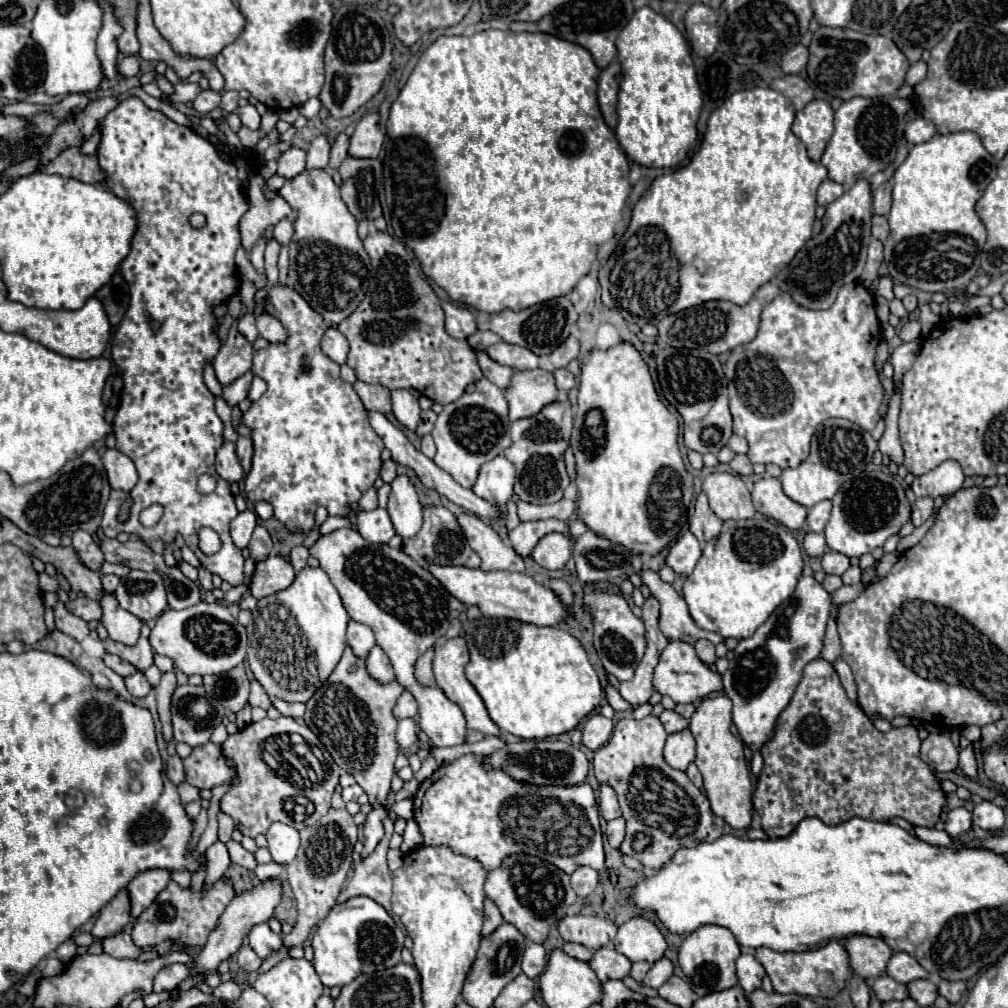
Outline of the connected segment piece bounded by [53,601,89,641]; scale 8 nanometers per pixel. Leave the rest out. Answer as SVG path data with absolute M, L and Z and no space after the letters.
M61 601L53 607L53 611L55 611L55 625L57 625L59 631L67 633L69 637L73 637L73 639L77 639L77 641L81 641L83 637L89 635L87 621L83 621L83 619L77 617L77 615L73 615Z

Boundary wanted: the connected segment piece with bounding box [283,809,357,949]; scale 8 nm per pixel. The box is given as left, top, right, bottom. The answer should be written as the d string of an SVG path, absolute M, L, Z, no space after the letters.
M329 809L329 813L323 815L315 825L305 827L299 833L301 833L299 853L295 861L287 865L287 881L297 897L299 919L293 931L283 937L283 947L287 949L301 947L309 935L309 929L317 925L321 919L325 919L329 909L337 903L341 885L351 867L353 843L357 841L357 827L347 809Z

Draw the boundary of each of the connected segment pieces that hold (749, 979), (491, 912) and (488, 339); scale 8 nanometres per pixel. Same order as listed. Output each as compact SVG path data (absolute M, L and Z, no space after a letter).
M743 953L737 959L737 977L739 977L739 985L745 989L745 993L751 993L761 987L765 969L751 953Z
M485 899L485 923L483 923L483 935L489 935L495 927L499 927L503 923L501 911L497 909L497 905L493 905L493 901Z
M477 331L477 333L473 333L473 337L469 337L467 339L469 341L469 345L475 349L475 351L485 351L487 347L491 347L493 343L497 343L497 341L501 341L495 333L491 333L491 331Z

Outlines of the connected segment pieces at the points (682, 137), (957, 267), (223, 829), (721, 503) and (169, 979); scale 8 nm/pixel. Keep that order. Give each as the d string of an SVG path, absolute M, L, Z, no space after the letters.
M641 7L635 11L631 21L623 27L615 45L617 45L617 60L621 63L622 75L619 99L617 99L619 123L615 127L615 135L621 149L633 163L643 167L671 169L681 165L698 141L695 127L703 107L702 91L697 83L691 51L685 37L661 13L655 13L651 7Z
M959 131L951 135L937 133L933 139L913 145L907 159L893 175L893 207L889 213L889 239L885 247L885 267L893 281L921 291L951 293L965 289L979 273L979 255L985 245L985 227L975 213L975 203L995 177L997 163L983 147L973 131Z
M219 811L217 819L219 819L219 841L221 841L221 843L231 841L231 833L233 833L233 829L235 829L233 819L231 819L229 815L225 815L223 811Z
M711 473L703 481L703 493L709 497L709 507L719 519L751 519L755 515L751 493L745 485L745 481L735 473Z
M171 963L165 965L165 969L161 969L153 981L153 991L161 993L161 991L171 991L175 989L181 981L185 981L189 977L189 967L181 965L181 963Z

